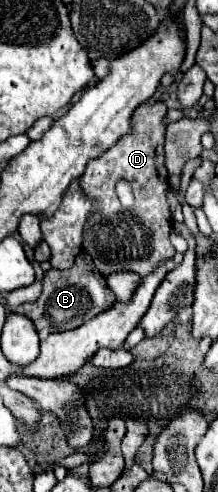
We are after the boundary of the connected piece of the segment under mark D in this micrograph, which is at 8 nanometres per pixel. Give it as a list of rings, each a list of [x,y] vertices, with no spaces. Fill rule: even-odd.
[[[157,101],[153,105],[141,105],[135,109],[131,117],[131,133],[123,135],[113,147],[101,153],[97,159],[91,159],[81,175],[81,187],[89,197],[99,201],[99,213],[91,215],[85,223],[83,233],[83,251],[87,251],[93,259],[95,269],[101,275],[109,275],[113,271],[135,271],[137,275],[147,275],[159,259],[167,259],[175,255],[173,245],[169,243],[169,231],[173,225],[169,203],[165,199],[167,169],[163,163],[163,139],[165,127],[163,117],[167,113],[165,103]],[[125,177],[133,185],[135,193],[135,209],[127,211],[119,205],[115,183]]]

